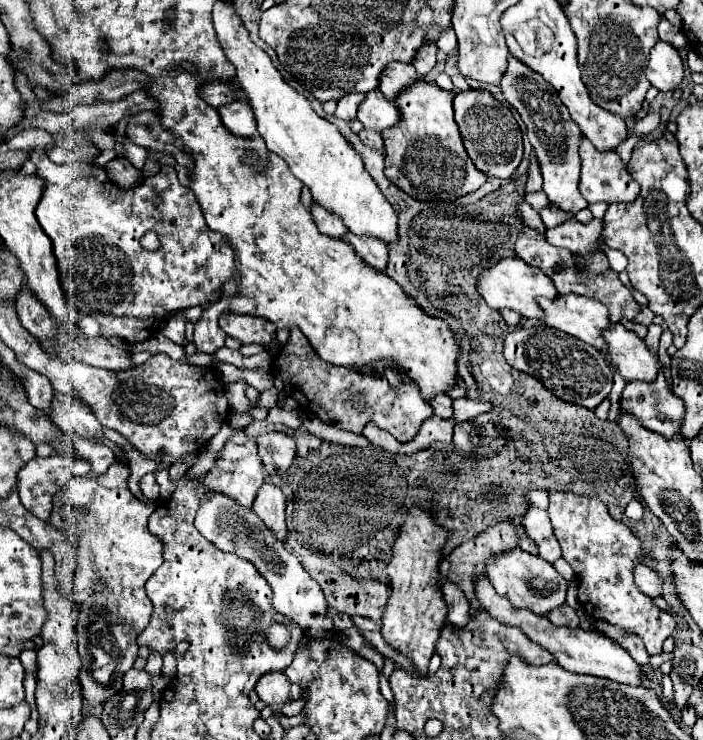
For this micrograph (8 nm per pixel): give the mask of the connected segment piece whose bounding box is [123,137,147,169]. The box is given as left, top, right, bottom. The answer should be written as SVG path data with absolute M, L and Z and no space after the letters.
M123 137L123 145L125 145L125 157L137 167L137 169L143 169L145 165L145 159L147 159L147 151L139 145L133 145L131 139Z

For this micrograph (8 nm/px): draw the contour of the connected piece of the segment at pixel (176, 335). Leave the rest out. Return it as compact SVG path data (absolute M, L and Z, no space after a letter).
M181 313L169 315L163 329L161 329L161 333L167 339L171 339L173 343L177 343L177 345L185 345L185 323L187 321L185 321L185 317Z

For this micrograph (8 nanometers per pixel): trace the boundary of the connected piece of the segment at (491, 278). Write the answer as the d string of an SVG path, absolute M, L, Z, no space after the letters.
M519 257L501 259L497 265L483 271L483 275L479 275L477 287L479 287L479 293L487 301L489 307L493 307L493 309L505 309L507 307L507 309L521 313L527 319L531 319L531 317L539 319L539 315L543 315L543 311L539 311L539 297L547 297L547 299L559 297L551 279L543 271L539 271L537 267L523 263L523 259L519 259Z

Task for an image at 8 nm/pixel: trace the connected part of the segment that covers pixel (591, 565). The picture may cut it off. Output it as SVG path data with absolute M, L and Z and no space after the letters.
M549 491L549 509L547 511L549 511L549 517L553 521L553 529L557 533L557 539L559 539L561 551L563 551L563 559L575 571L577 585L579 585L577 597L579 597L585 613L593 619L603 619L603 621L609 621L609 623L619 625L623 629L635 631L645 641L647 651L651 655L659 655L663 651L663 641L673 633L673 629L677 627L677 621L671 613L661 611L649 595L641 593L633 581L635 565L643 563L641 541L633 535L633 531L627 525L623 525L621 521L611 517L609 509L599 499L575 495L569 491Z

